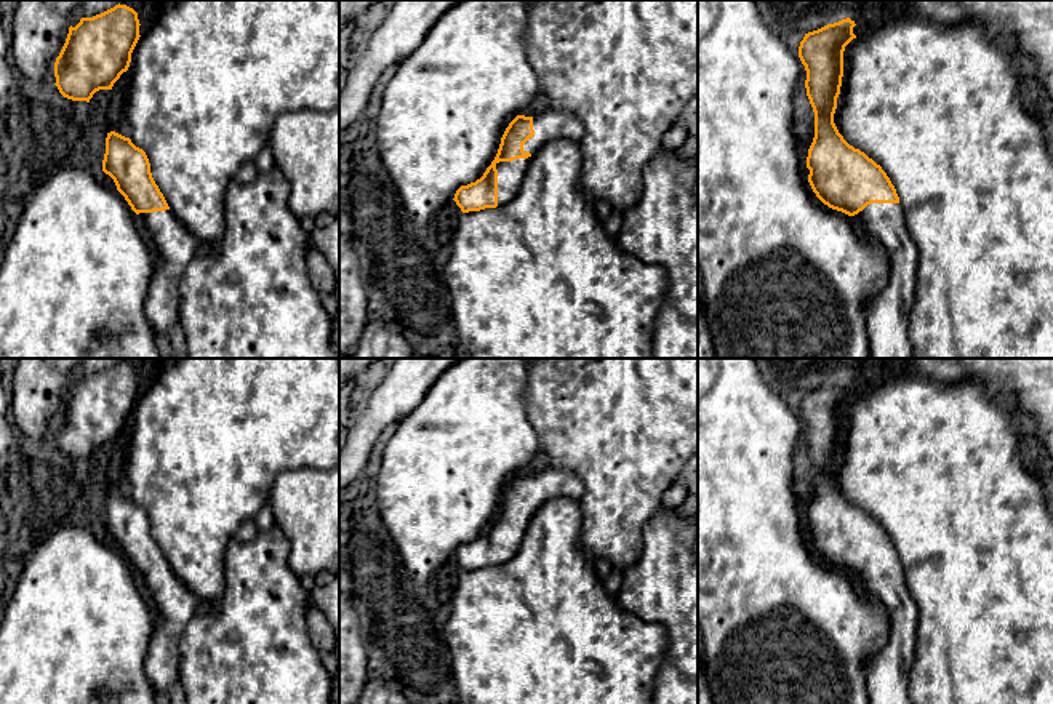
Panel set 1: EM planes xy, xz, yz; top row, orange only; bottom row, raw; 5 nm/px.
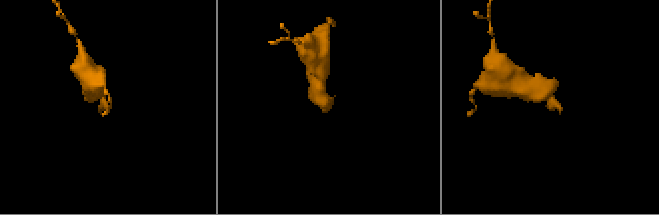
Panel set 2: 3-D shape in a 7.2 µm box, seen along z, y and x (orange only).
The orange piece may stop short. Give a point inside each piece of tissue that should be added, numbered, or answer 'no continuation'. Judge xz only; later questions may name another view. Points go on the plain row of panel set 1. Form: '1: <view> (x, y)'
1: xz (549, 484)

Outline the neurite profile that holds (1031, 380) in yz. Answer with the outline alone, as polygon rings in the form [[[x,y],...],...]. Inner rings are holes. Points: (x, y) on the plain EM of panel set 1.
[[[893,358],[939,382],[975,379],[999,398],[1016,395],[1021,416],[1037,421],[1053,458],[1053,358]]]

